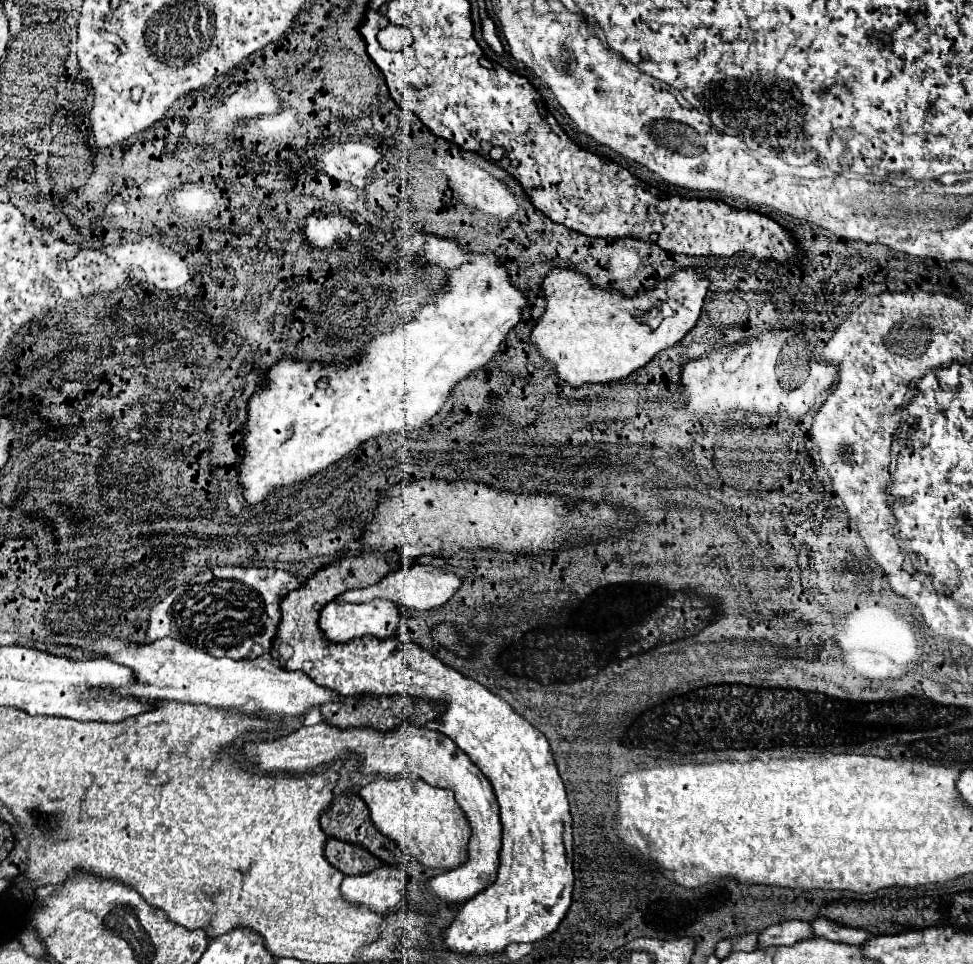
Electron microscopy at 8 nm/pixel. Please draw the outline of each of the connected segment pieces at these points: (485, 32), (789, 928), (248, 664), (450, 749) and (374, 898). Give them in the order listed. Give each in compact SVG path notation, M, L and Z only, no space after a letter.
M482 16L482 36L484 42L486 42L498 56L504 54L502 42L500 42L500 38L498 38L498 34L496 34L496 26L494 26L494 22L492 22L488 16Z
M800 920L780 922L780 924L774 924L774 926L770 926L758 934L758 948L792 946L806 936L812 936L808 922L800 922Z
M100 636L82 646L82 652L86 660L106 658L128 666L134 672L136 682L132 686L114 688L114 692L122 696L136 696L140 700L176 700L230 710L248 708L280 716L300 716L306 714L312 706L322 706L322 702L328 700L340 700L336 692L318 686L302 672L288 672L280 668L270 658L214 658L174 638L160 638L154 642L130 642L126 638Z
M320 722L316 726L302 726L300 730L292 732L286 738L278 740L266 740L266 742L248 742L244 746L246 756L266 772L274 770L286 770L286 772L308 772L316 766L334 762L348 752L356 752L362 762L360 770L364 774L414 774L428 782L430 786L448 788L456 794L456 802L464 810L466 818L472 826L472 836L468 844L468 860L448 870L432 880L426 882L426 892L432 900L444 900L444 902L466 902L468 898L474 898L478 892L482 892L486 886L490 886L496 878L498 868L498 852L500 852L500 838L502 838L502 826L500 826L500 814L498 804L492 792L492 786L488 778L470 762L470 758L450 742L442 732L418 728L414 724L402 724L394 732L380 732L376 728L344 728L340 730L334 724Z
M384 864L368 874L346 876L340 890L346 900L368 906L378 914L386 914L400 902L407 883L405 865Z

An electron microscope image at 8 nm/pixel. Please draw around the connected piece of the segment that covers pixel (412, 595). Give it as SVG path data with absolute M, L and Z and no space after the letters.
M414 564L412 568L400 568L392 574L388 574L382 582L368 586L368 588L360 588L360 590L348 590L342 596L336 598L336 602L370 602L376 598L384 598L384 600L392 600L398 606L406 606L412 610L432 610L442 606L444 602L448 602L456 590L462 586L462 578L454 572L444 572L440 568L434 566L422 566L422 564Z

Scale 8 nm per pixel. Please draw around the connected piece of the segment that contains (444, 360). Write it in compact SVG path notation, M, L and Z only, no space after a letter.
M434 236L434 242L424 246L424 254L448 274L446 292L436 294L426 306L422 306L414 320L400 324L398 334L380 334L370 340L358 363L346 360L344 364L320 366L280 360L270 368L264 378L268 386L256 390L248 402L248 420L244 426L246 454L242 458L238 482L250 504L262 502L274 492L274 488L308 480L312 474L338 462L370 438L396 430L418 430L442 408L452 386L470 372L482 368L500 352L508 332L520 322L522 308L528 304L524 292L512 284L506 260L494 252L466 252L456 240L440 236Z

